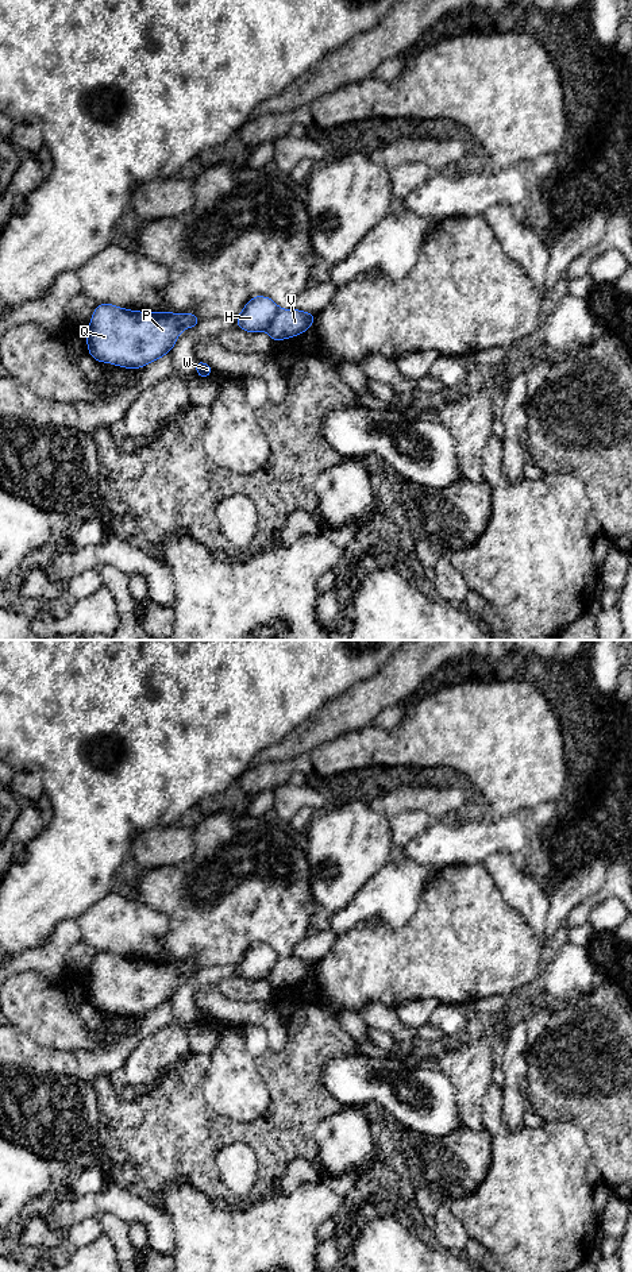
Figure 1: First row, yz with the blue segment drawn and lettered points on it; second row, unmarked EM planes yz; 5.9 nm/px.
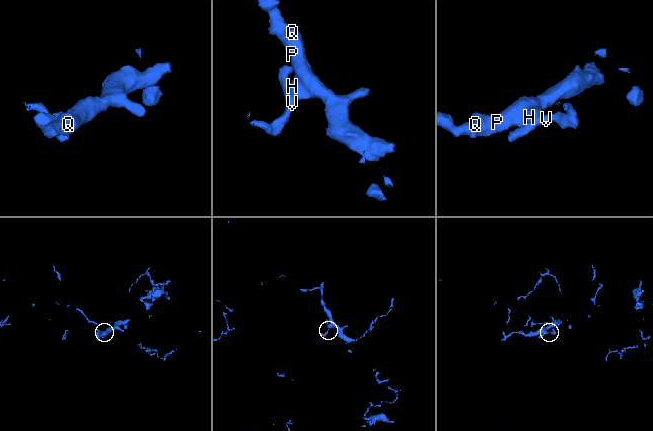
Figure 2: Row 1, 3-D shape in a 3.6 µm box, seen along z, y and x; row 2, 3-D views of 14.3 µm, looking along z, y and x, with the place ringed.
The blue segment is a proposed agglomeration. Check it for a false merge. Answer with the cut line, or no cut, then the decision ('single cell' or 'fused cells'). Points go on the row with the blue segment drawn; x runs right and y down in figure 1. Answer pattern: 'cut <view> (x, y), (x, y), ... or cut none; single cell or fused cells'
cut yz (280, 309), (265, 330); fused cells

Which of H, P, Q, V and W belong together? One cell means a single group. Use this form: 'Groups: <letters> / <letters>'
Groups: H P Q / V W

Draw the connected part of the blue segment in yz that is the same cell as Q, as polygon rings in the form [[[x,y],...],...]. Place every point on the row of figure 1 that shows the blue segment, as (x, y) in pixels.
[[[97,304],[85,331],[95,361],[139,369],[167,355],[185,328],[201,320],[194,313],[136,312]]]

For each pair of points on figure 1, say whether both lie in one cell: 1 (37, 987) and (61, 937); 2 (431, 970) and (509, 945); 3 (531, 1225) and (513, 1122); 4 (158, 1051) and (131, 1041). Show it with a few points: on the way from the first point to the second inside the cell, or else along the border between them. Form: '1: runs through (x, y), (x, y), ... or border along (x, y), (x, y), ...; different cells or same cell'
1: border along (64, 972), (56, 982), (34, 971), (14, 974); different cells
2: runs through (450, 951), (459, 945), (490, 945); same cell
3: border along (503, 1101), (503, 1121), (512, 1130), (524, 1128); different cells
4: border along (165, 1025), (147, 1035), (130, 1053), (120, 1070); different cells

